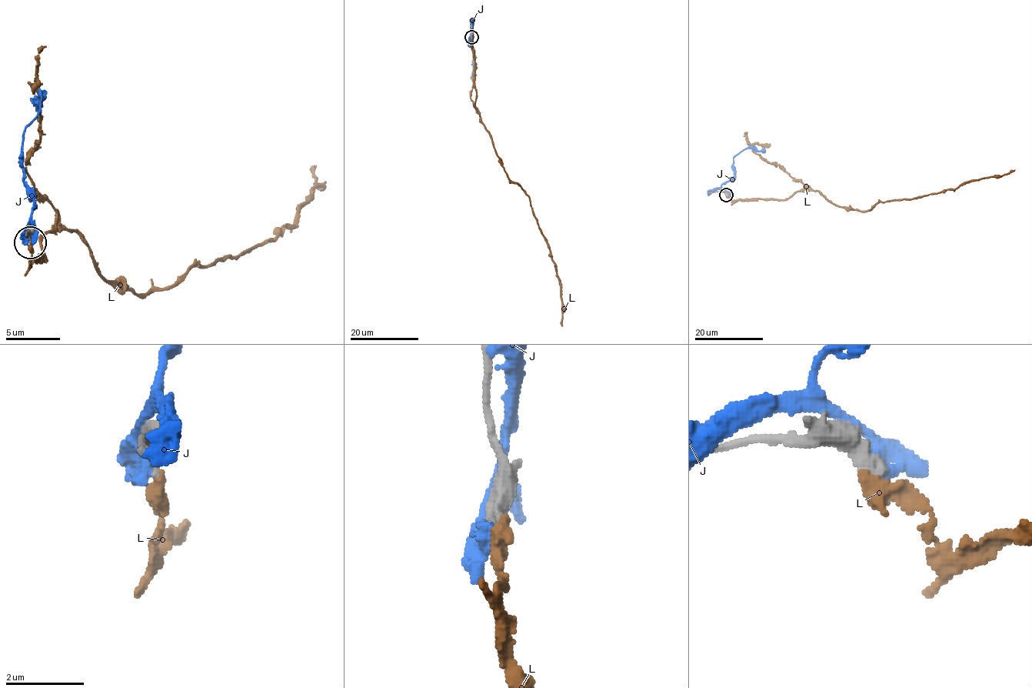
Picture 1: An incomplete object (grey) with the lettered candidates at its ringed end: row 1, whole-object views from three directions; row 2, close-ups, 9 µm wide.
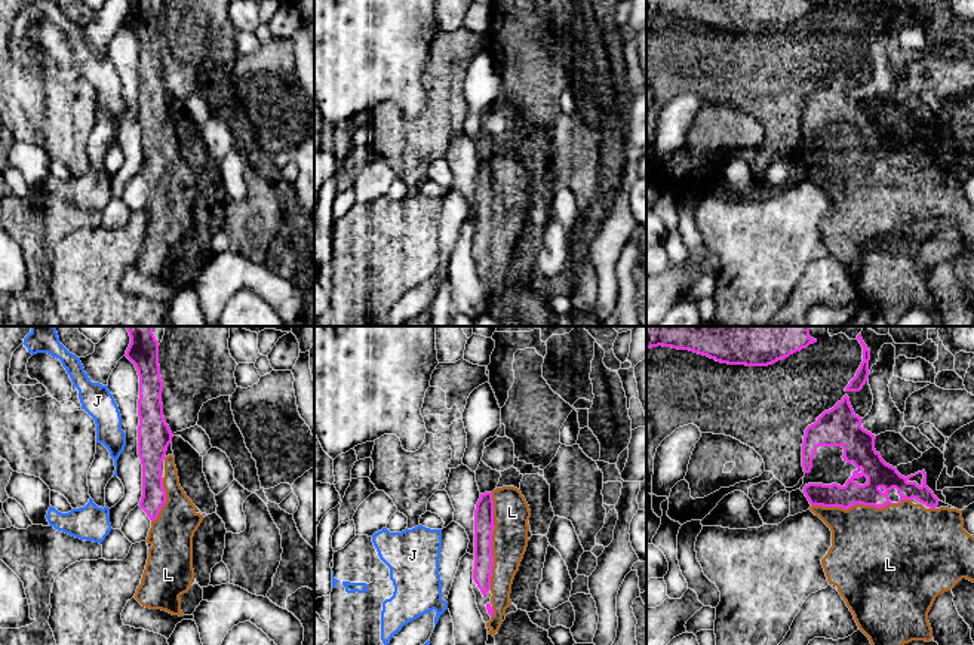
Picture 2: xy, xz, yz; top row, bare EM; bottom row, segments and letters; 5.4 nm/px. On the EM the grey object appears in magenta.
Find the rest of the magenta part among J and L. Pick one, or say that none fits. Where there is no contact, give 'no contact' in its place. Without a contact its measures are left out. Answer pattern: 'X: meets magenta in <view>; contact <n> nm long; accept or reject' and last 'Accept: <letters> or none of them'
J: no contact; reject
L: meets magenta in yz; contact 550 nm long; accept
Accept: L

